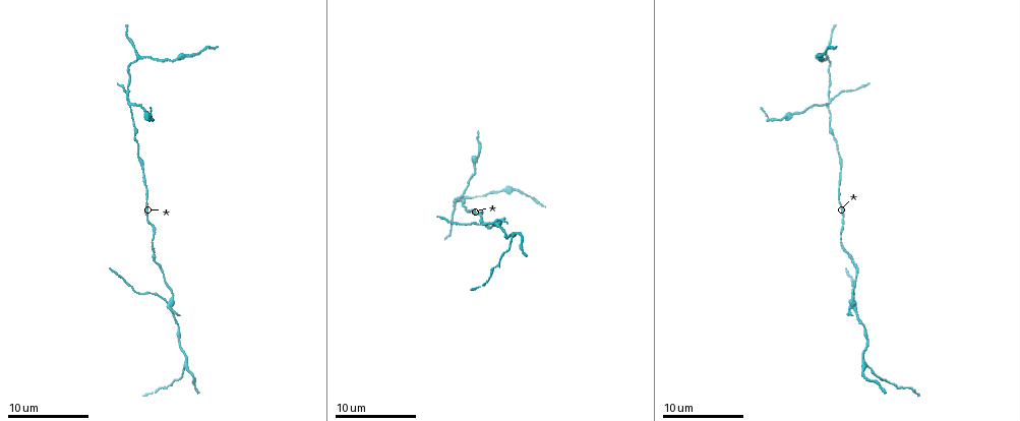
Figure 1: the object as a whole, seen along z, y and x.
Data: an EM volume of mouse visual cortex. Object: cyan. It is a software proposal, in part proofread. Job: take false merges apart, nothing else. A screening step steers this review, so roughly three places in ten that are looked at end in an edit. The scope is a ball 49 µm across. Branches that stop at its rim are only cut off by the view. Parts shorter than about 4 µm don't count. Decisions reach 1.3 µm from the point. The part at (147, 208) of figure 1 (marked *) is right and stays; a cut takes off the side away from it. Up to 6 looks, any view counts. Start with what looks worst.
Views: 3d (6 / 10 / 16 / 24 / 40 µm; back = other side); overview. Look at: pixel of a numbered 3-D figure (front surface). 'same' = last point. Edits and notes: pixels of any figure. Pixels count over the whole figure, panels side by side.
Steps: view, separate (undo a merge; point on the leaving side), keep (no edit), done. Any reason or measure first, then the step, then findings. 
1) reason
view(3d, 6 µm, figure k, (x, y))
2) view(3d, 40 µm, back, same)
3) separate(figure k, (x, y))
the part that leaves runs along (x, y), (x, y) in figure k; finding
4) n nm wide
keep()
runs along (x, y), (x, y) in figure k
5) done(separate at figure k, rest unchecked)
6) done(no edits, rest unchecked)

four or more arms meet
view(3d, 6 µm, figure 1, (169, 303))

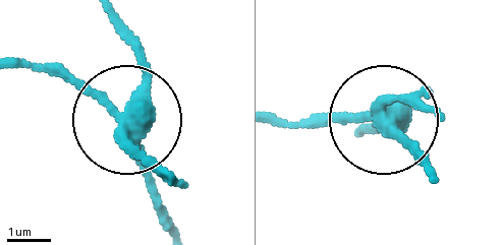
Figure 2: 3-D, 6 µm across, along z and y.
side arm 9 µm
separate(figure 2, (82, 81))
the part that leaves runs along (372, 111), (277, 122) in figure 2; a second cell is stuck on

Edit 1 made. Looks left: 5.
four arms meet
view(3d, 16 µm, figure 1, (131, 103))

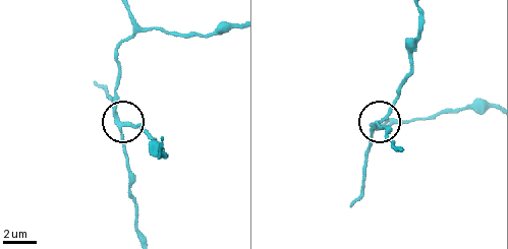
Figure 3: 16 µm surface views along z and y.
view(3d, 16 µm, back, figure 3, (376, 124))

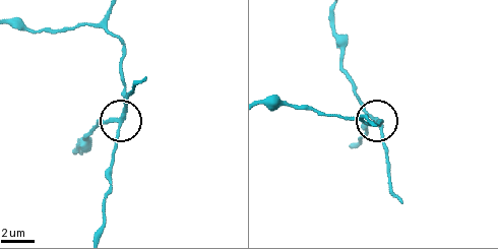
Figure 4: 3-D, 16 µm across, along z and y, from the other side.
200 nm wide
separate(figure 4, (105, 122))
two cells meet here

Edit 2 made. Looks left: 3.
branch point
view(3d, 10 µm, figure 1, (467, 198))

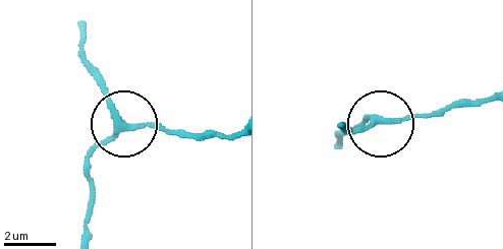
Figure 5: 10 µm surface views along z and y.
200 nm wide
keep()
runs along (339, 127), (377, 120), (335, 133) in figure 5; continuous, no second cell

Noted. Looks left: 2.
done(separate at figure 2, separate at figure 4, rest unchecked)

